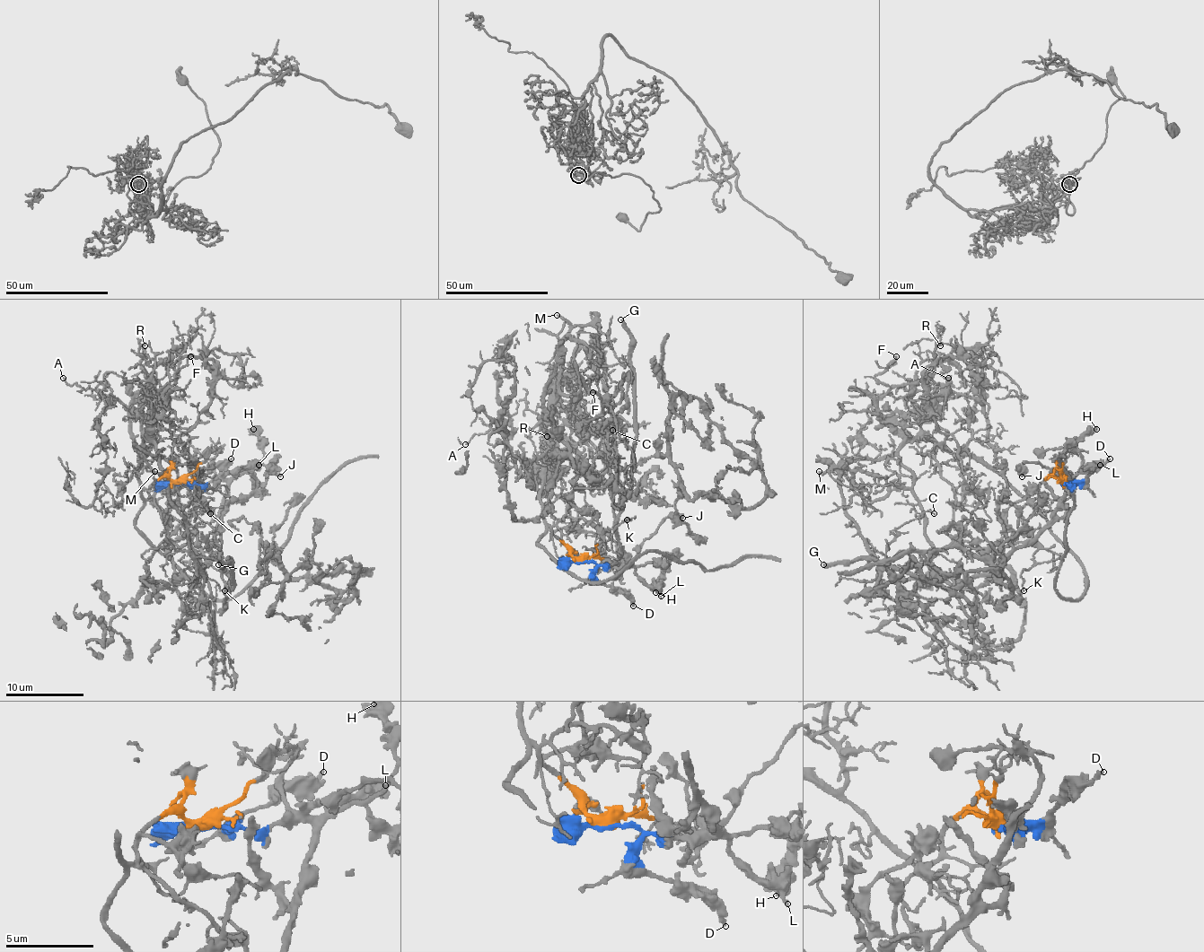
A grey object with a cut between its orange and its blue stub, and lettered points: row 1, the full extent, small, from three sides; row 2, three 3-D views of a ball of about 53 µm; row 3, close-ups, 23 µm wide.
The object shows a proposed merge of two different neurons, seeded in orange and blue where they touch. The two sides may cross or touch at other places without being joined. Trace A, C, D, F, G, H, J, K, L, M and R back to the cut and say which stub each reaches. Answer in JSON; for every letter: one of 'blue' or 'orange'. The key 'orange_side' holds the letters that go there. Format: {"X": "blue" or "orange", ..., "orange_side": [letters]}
{"A": "orange", "C": "orange", "D": "blue", "F": "orange", "G": "blue", "H": "blue", "J": "blue", "K": "orange", "L": "blue", "M": "orange", "R": "orange", "orange_side": ["A", "C", "F", "K", "M", "R"]}

